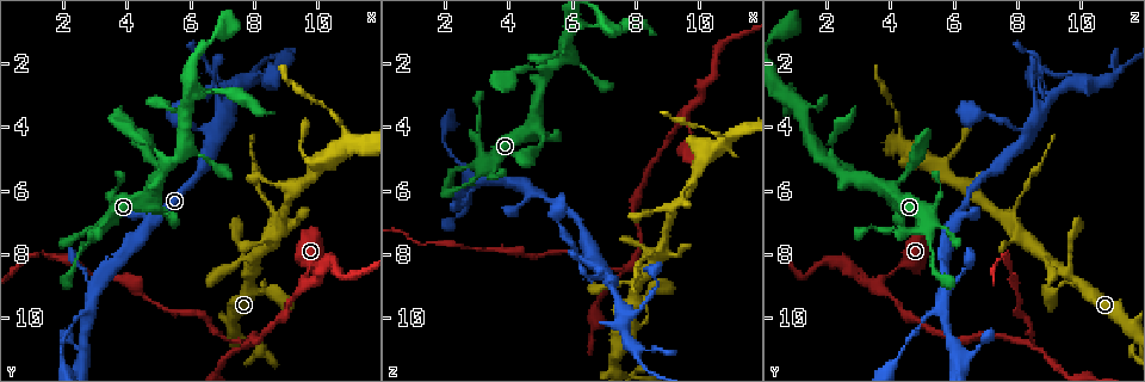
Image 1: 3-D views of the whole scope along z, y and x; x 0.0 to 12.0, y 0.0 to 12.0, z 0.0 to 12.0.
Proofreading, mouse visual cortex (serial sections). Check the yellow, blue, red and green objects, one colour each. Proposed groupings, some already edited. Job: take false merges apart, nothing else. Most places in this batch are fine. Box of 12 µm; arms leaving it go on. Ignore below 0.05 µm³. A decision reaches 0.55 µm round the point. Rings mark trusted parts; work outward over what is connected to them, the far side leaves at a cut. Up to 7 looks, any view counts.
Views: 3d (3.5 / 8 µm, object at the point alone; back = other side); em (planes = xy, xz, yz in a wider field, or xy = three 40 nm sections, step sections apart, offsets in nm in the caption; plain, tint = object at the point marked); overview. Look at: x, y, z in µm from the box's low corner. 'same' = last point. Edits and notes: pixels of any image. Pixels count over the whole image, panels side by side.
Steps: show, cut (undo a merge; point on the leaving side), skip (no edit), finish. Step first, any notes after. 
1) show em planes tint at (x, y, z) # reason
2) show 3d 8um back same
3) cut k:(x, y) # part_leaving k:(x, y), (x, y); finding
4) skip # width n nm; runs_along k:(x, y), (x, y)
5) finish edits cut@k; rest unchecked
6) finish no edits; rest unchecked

show em xy step 1 tint at (3.1, 7.2, 5.1) # four or more arms meet

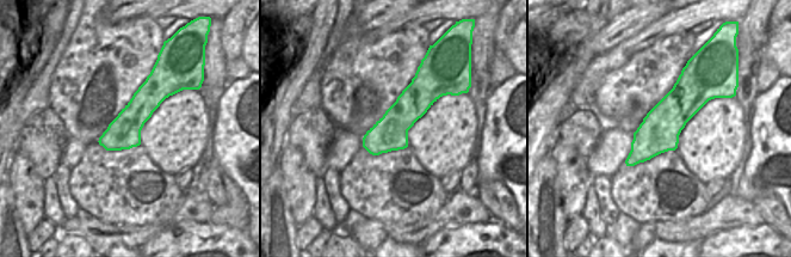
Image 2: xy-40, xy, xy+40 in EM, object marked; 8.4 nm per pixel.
show 3d 3.5um same # wider look

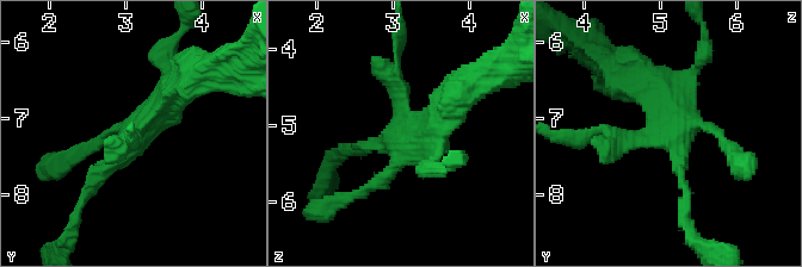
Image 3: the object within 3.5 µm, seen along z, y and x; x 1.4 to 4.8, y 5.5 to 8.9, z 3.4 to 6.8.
skip # arm_widths 150, 150, 200, 400 nm; runs_along 3:(444, 115), (423, 146), (400, 140), (396, 63); all the same cell

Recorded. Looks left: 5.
show 3d 3.5um at (7.7, 10.8, 8.5) # three arms meet

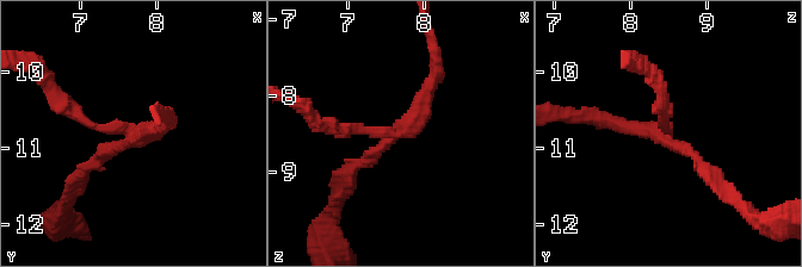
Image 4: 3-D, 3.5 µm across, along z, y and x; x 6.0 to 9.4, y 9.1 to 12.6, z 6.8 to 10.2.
show em xy step 5 tint at (7.70, 10.75, 8.45) # arms 3; arm_widths 150, 150, 200 nm; now the EM

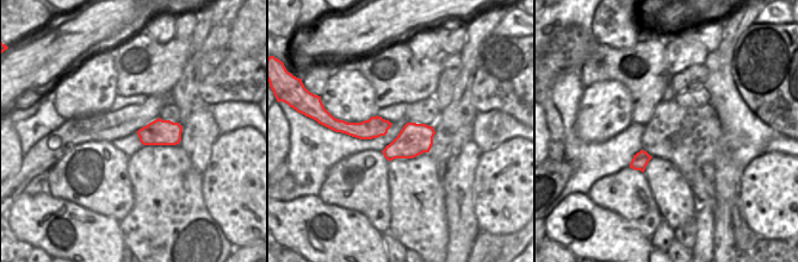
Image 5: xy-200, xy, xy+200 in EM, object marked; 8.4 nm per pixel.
cut 4:(85, 120) # part_leaving 4:(130, 128), (82, 120), (42, 73); two cells meet here

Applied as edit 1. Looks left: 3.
show 3d 3.5um at (2.8, 9.8, 5.6) # small branch off a trunk

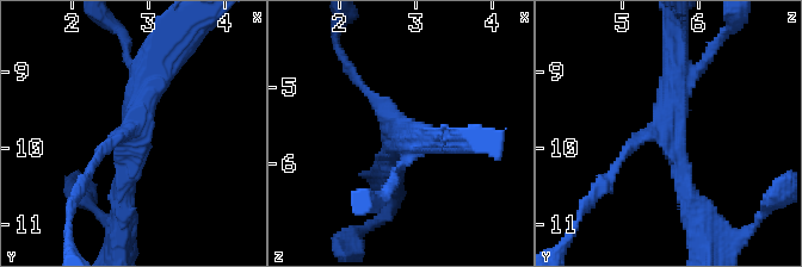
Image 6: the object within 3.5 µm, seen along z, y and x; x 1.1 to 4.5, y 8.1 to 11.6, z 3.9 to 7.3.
show em xy step 5 tint at (2.80, 9.70, 5.55) # arms 3; arm_widths 150, 250, 400 nm; shape alone is not enough

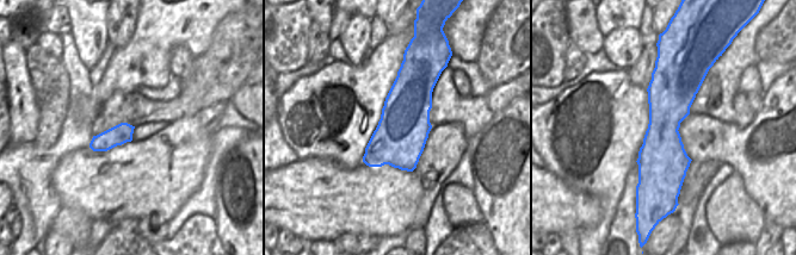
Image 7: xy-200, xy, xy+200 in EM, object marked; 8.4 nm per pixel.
show em planes tint same # cut it another way

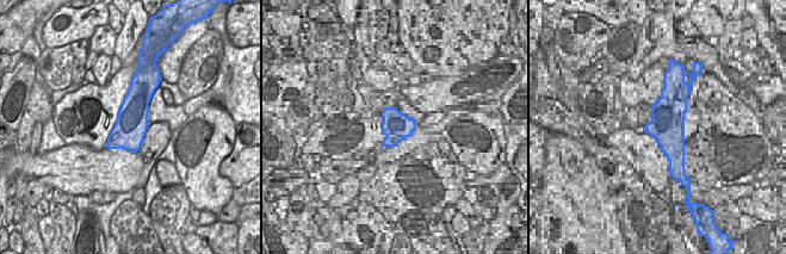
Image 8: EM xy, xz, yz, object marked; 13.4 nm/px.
skip # runs_along 6:(160, 57), (145, 79), (123, 200); one cell here

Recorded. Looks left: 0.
finish edits cut@4; rest unchecked

